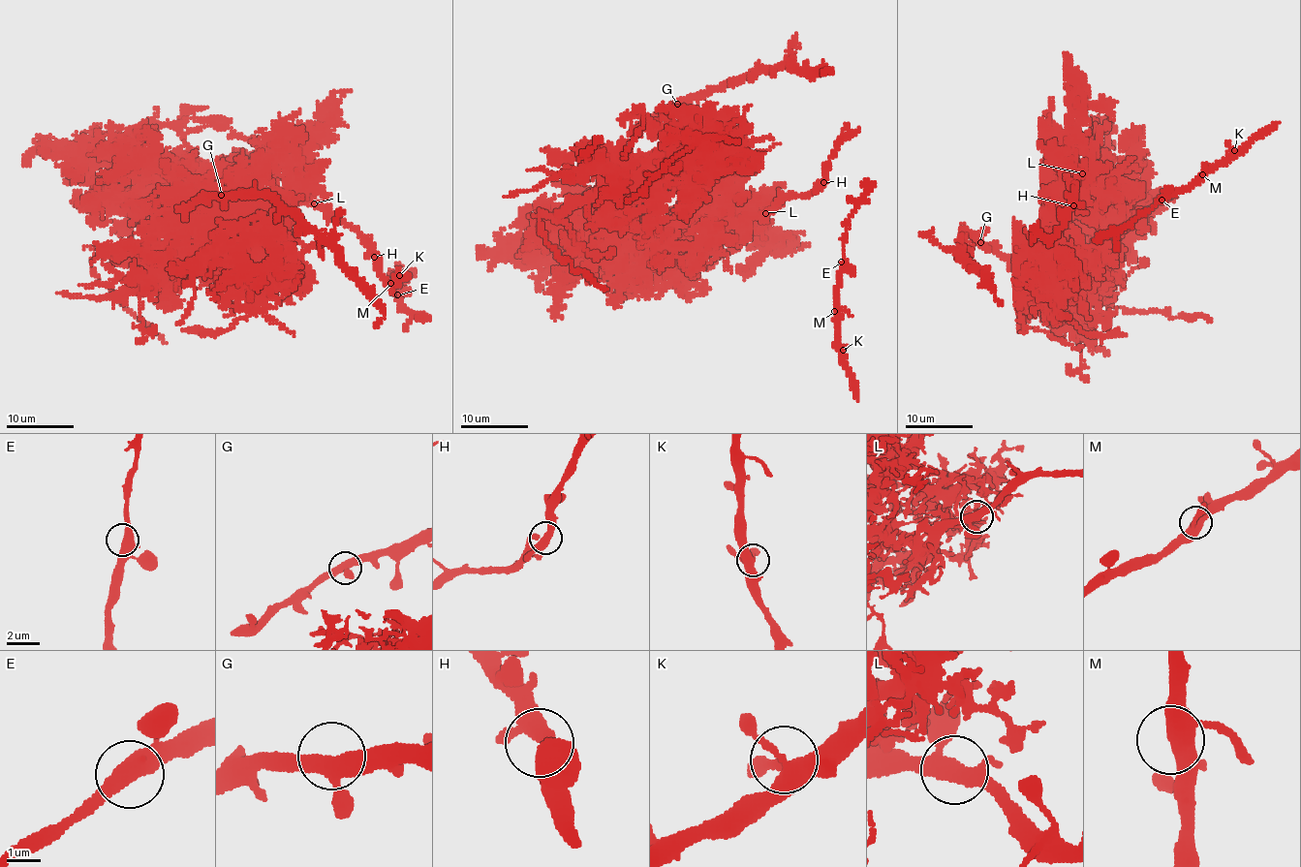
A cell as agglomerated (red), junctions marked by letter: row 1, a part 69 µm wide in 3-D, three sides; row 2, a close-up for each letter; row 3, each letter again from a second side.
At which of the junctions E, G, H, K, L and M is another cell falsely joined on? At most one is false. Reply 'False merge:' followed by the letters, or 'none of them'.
False merge: L

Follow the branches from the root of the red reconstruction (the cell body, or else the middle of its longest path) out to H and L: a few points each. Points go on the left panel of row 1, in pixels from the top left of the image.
H: (188, 205), (235, 203), (257, 197), (314, 203), (344, 220), (364, 238), (374, 257)
L: (188, 205), (225, 201), (235, 203), (257, 197), (268, 201), (314, 202)

